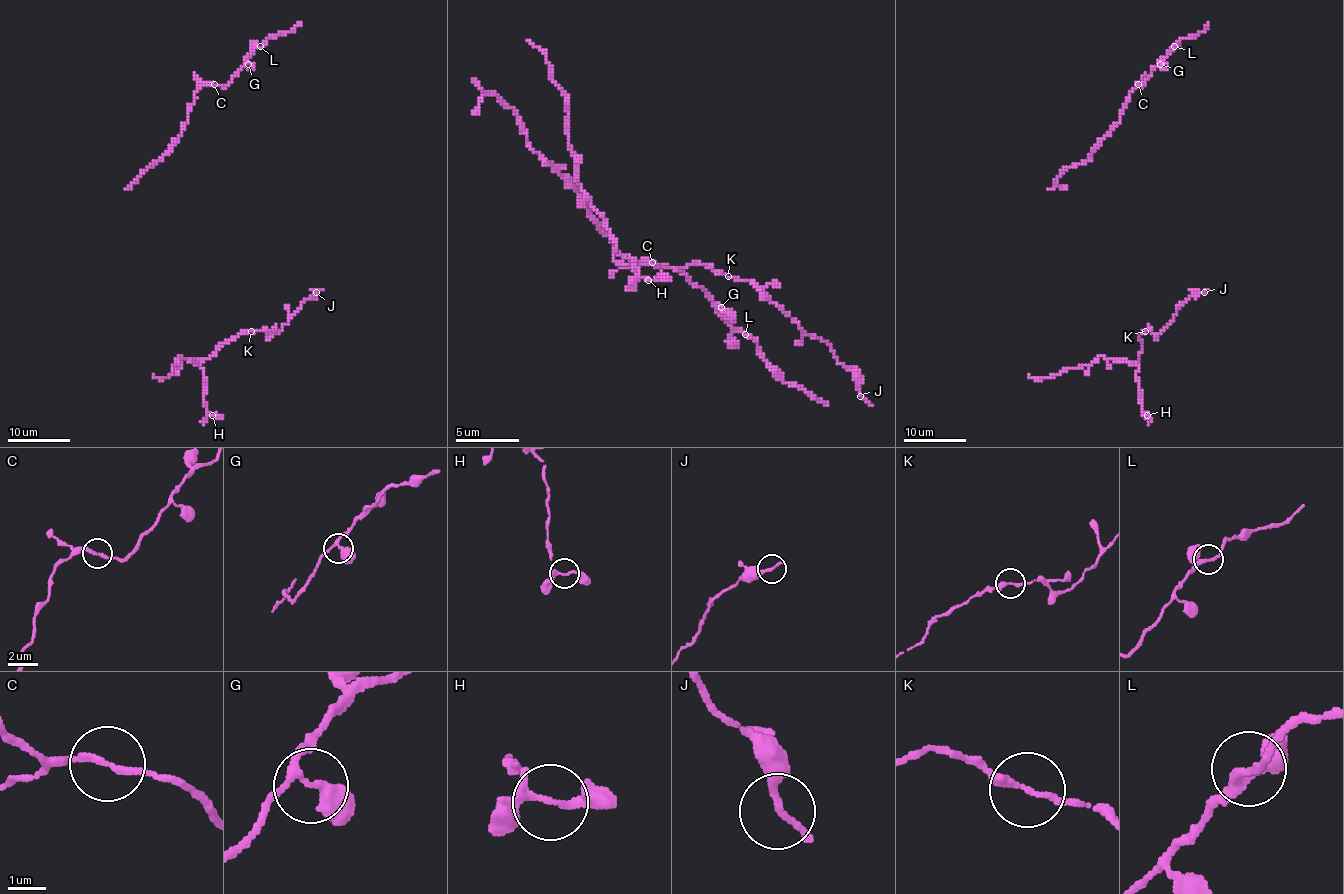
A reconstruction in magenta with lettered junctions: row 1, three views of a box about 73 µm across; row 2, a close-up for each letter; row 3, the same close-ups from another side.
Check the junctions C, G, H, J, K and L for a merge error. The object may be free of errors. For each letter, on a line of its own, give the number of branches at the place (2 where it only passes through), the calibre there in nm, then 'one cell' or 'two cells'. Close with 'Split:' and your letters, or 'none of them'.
C: 2 branches meet; 190 nm thick; one cell
G: 3 branches meet; 280 nm thick; one cell
H: 3 branches meet; 180 nm thick; one cell
J: 2 branches meet; 200 nm thick; one cell
K: 2 branches meet; 190 nm thick; one cell
L: 3 branches meet; 150 nm thick; one cell
Split: none of them

